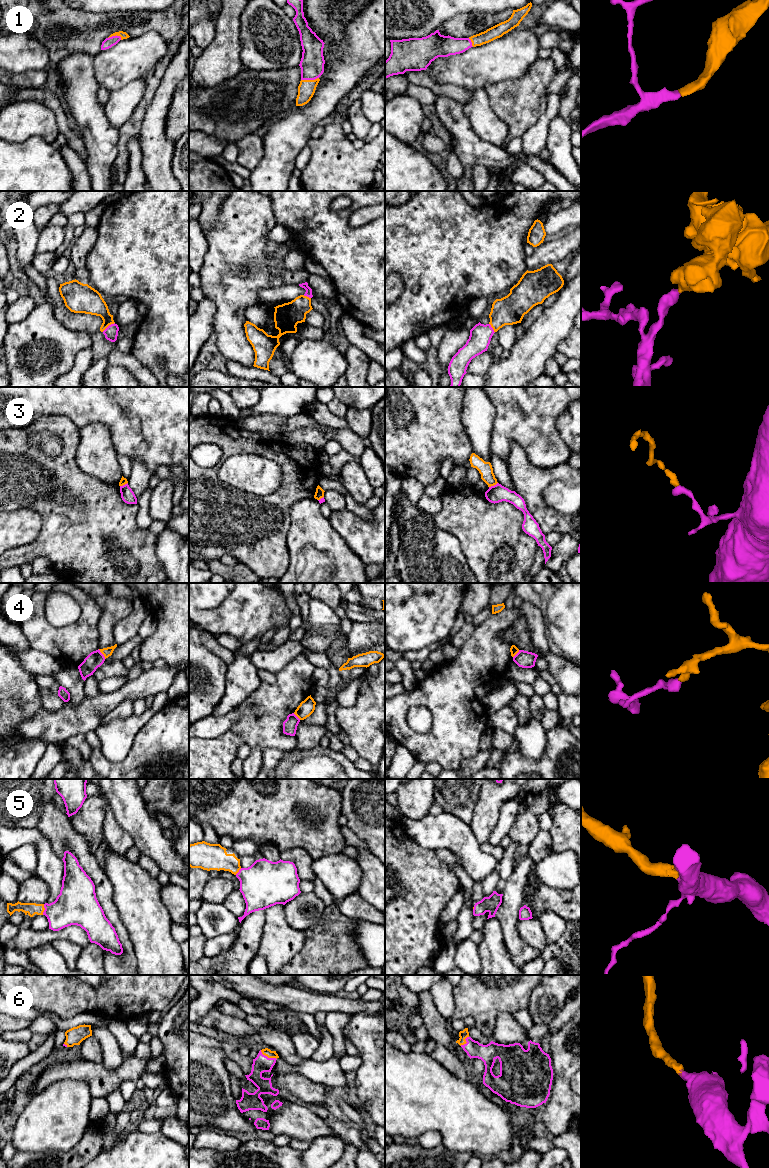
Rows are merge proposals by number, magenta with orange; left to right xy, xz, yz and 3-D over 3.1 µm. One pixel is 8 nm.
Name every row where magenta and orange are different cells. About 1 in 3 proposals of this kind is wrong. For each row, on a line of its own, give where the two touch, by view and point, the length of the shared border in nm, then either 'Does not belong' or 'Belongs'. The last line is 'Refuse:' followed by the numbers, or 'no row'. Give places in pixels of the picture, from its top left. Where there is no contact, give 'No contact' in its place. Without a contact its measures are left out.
1: Touches magenta at xz (309, 79). Shared border 150 nm. Belongs
2: Touches magenta at xy (109, 325). Shared border 130 nm. Belongs
3: Touches magenta at yz (494, 485). Shared border 80 nm. Does not belong
4: Touches magenta at xy (102, 654). Shared border 100 nm. Does not belong
5: Touches magenta at xy (45, 909). Shared border 90 nm. Belongs
6: Touches magenta at xz (267, 1057). Shared border 150 nm. Belongs
Refuse: 3, 4

